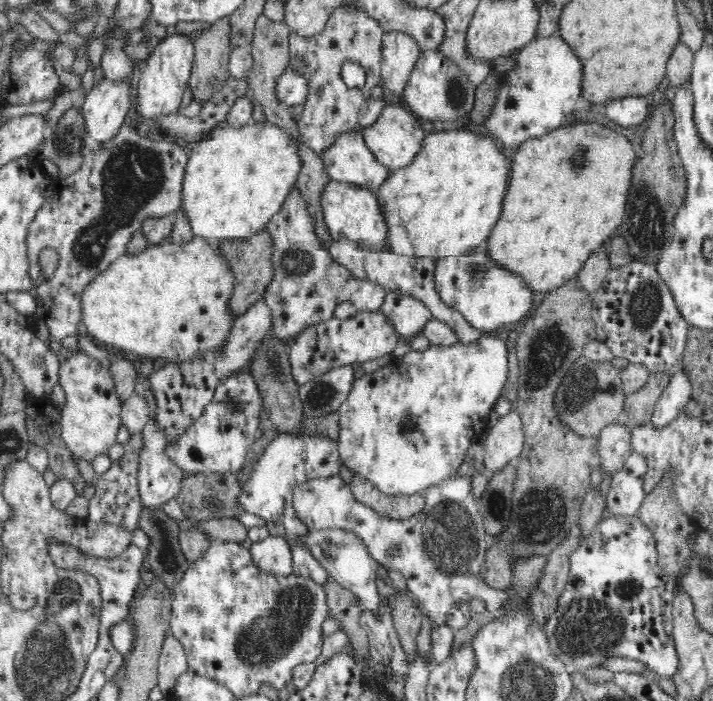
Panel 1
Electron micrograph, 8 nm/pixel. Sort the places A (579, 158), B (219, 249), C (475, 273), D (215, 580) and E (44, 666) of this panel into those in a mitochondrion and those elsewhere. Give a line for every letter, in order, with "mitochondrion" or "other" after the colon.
A: mitochondrion
B: other
C: mitochondrion
D: other
E: mitochondrion

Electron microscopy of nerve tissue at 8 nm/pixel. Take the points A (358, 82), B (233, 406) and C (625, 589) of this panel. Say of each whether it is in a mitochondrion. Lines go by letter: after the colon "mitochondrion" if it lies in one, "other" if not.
A: other
B: mitochondrion
C: mitochondrion

